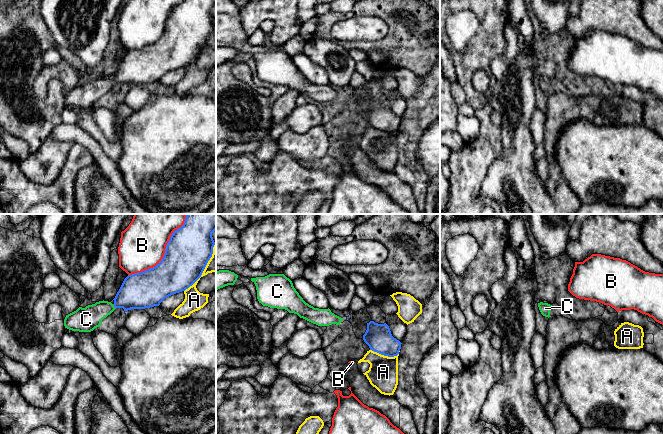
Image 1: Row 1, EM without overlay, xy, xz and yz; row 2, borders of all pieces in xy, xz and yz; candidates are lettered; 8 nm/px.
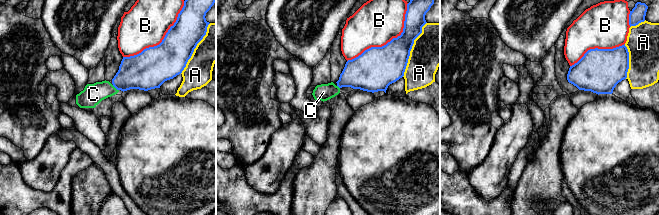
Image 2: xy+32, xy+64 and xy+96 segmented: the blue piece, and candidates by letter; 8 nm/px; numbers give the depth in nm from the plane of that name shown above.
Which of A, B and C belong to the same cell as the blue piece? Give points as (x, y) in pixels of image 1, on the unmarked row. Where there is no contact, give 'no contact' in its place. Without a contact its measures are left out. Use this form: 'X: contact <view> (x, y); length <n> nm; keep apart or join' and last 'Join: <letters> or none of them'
A: contact xz (384, 131); length 240 nm; keep apart
B: contact xy (163, 33); length 600 nm; keep apart
C: contact xy (114, 82); length 50 nm; join
Join: C

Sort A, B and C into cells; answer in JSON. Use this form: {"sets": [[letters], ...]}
{"sets": [["A"], ["B"], ["C"]]}

